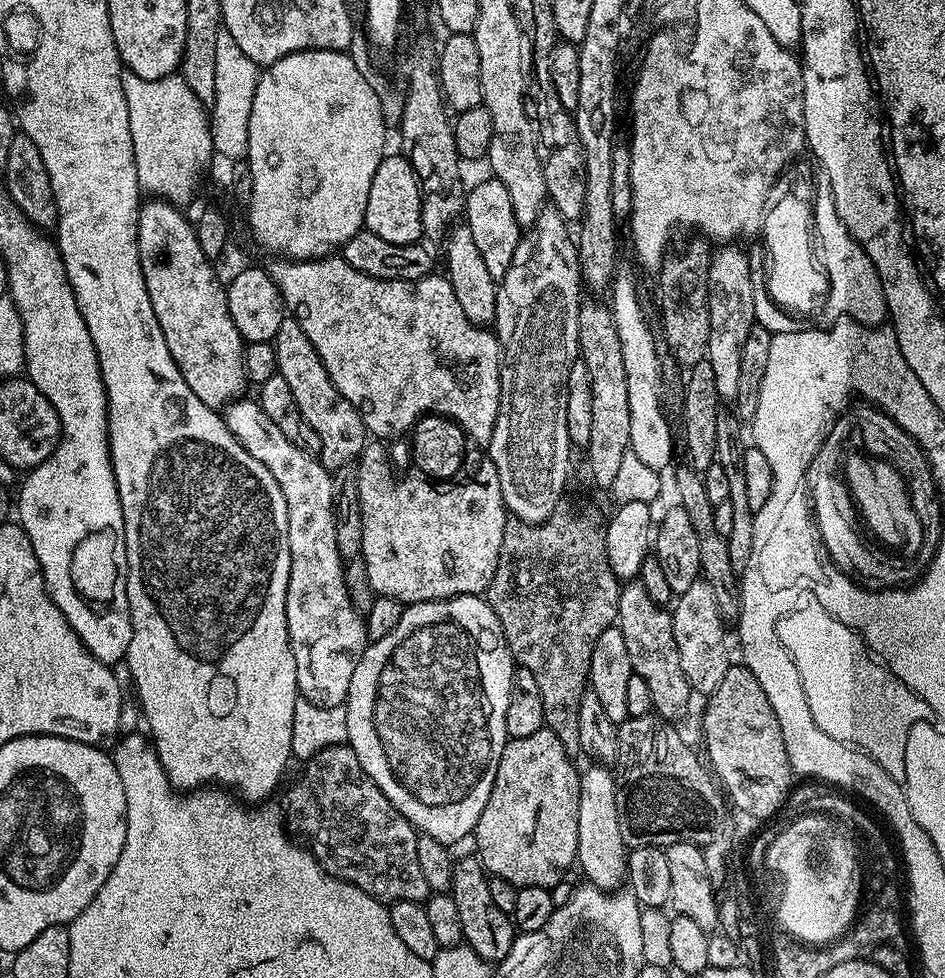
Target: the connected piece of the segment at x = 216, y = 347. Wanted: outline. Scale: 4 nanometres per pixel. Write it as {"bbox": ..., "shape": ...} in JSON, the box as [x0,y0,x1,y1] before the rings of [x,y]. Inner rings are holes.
{"bbox":[136,198,246,410],"shape":[[[152,198],[147,201],[140,209],[140,224],[138,225],[138,234],[136,235],[136,248],[140,252],[140,261],[142,262],[142,274],[146,278],[146,290],[150,294],[150,306],[154,306],[154,314],[158,318],[158,326],[162,326],[162,334],[166,338],[166,346],[170,350],[170,354],[174,358],[174,362],[178,366],[178,370],[182,374],[182,378],[186,382],[186,386],[190,386],[190,390],[194,390],[194,394],[206,406],[217,410],[223,409],[225,406],[241,399],[245,395],[246,377],[244,374],[244,346],[246,341],[238,334],[238,330],[234,326],[234,318],[230,318],[230,306],[228,305],[228,293],[225,285],[220,284],[220,280],[216,277],[213,261],[208,259],[208,255],[202,250],[202,246],[198,246],[198,238],[196,230],[191,219],[187,220],[183,216],[181,209],[177,205],[162,200]]]}

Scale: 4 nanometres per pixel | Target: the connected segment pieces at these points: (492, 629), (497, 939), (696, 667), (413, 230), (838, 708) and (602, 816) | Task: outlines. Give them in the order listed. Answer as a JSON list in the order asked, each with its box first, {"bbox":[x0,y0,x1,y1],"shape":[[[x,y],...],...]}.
[{"bbox":[346,596,513,846],"shape":[[[456,596],[452,600],[431,600],[407,605],[398,626],[394,626],[394,630],[390,630],[386,638],[371,641],[360,659],[356,661],[354,678],[350,678],[350,694],[346,701],[348,711],[346,743],[354,750],[354,754],[358,754],[358,762],[371,780],[379,786],[382,794],[386,794],[392,805],[423,835],[452,846],[455,845],[455,840],[460,840],[463,836],[471,837],[475,833],[478,818],[482,810],[486,810],[486,802],[490,802],[502,754],[510,739],[506,728],[506,712],[512,698],[513,675],[512,651],[506,642],[502,626],[491,604],[480,596]]]},{"bbox":[452,854,518,962],"shape":[[[469,854],[465,860],[457,859],[452,869],[452,891],[454,906],[458,906],[458,914],[462,918],[462,934],[464,943],[473,948],[483,960],[502,962],[510,954],[518,932],[509,913],[498,910],[493,895],[490,894],[490,876],[484,865],[475,855]]]},{"bbox":[671,578,730,694],"shape":[[[703,578],[696,580],[694,586],[690,586],[690,590],[679,593],[671,613],[674,642],[678,642],[678,655],[682,657],[682,671],[686,673],[686,678],[690,682],[693,693],[711,694],[714,690],[718,690],[718,686],[726,678],[730,667],[728,644],[724,641],[726,621],[721,613],[720,599],[716,597],[714,586],[710,586],[708,581]]]},{"bbox":[364,155,424,246],"shape":[[[385,155],[384,161],[378,166],[374,182],[370,184],[370,198],[366,200],[364,228],[378,234],[378,238],[385,242],[394,242],[394,246],[421,243],[424,226],[420,180],[412,168],[412,163],[403,155]]]},{"bbox":[780,610,928,766],"shape":[[[802,610],[794,616],[787,616],[780,626],[780,637],[797,667],[810,714],[818,728],[828,728],[834,739],[856,747],[878,761],[891,766],[904,764],[904,732],[908,732],[908,724],[912,724],[912,720],[927,718],[928,703],[888,671],[870,651],[865,637],[834,622],[826,612],[815,610]]]},{"bbox":[578,766,628,890],"shape":[[[592,766],[580,778],[580,851],[578,853],[578,868],[585,872],[589,883],[605,890],[616,890],[621,887],[622,878],[628,875],[628,852],[624,829],[622,827],[622,796],[618,784],[612,781],[611,767]]]}]

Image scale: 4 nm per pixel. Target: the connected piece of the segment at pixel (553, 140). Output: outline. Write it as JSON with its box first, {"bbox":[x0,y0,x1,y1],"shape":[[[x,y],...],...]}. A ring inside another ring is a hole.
{"bbox":[538,87,586,222],"shape":[[[545,87],[544,104],[552,116],[558,114],[564,116],[544,116],[538,120],[542,129],[542,140],[545,145],[553,144],[554,147],[543,153],[544,181],[548,187],[548,197],[554,207],[564,215],[565,221],[576,222],[584,215],[584,203],[586,202],[586,166],[584,165],[584,147],[576,133],[576,126],[573,117],[568,114],[561,114],[565,111],[562,102],[558,98],[556,89]]]}

